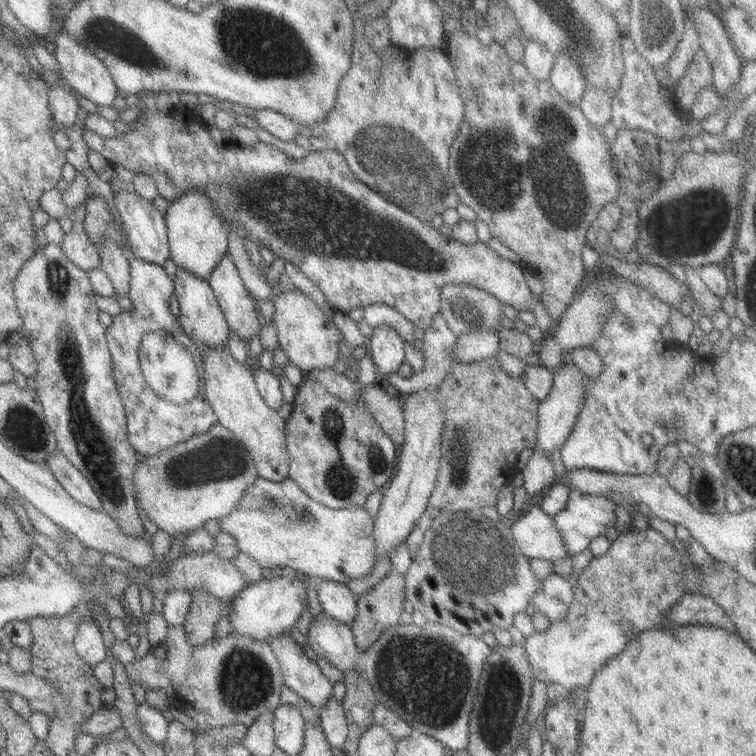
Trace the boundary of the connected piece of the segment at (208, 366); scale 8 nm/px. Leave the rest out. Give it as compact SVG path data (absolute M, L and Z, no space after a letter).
M201 348L203 350L202 383L205 389L205 399L208 401L213 413L217 416L217 422L242 443L253 458L257 476L270 482L280 482L288 479L289 456L286 448L286 427L285 419L278 415L278 411L270 408L260 396L255 385L255 376L249 369L249 363L240 364L229 353L228 348Z

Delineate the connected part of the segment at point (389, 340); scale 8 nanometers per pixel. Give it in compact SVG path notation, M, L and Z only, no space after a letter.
M374 328L367 338L367 347L380 377L396 373L404 364L404 344L405 340L393 328Z

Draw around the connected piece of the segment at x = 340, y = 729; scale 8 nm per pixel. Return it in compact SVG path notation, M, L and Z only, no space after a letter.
M332 697L320 712L320 725L327 743L332 749L340 750L349 733L342 704Z

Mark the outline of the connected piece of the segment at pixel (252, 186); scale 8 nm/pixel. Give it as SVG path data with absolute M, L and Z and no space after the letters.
M147 108L141 110L137 119L131 123L131 127L123 133L118 133L114 138L102 138L94 132L90 132L83 127L82 133L85 143L88 145L90 151L97 152L103 156L108 164L112 166L120 166L130 170L130 172L146 174L156 184L158 195L166 199L168 203L174 203L190 193L190 191L198 191L198 193L206 193L206 197L210 199L210 203L214 205L214 211L218 213L218 217L222 217L222 221L230 225L230 229L234 229L240 239L247 241L250 240L256 245L268 248L273 252L275 257L281 258L284 262L291 262L298 270L314 282L316 286L324 294L326 302L338 316L348 314L354 308L364 309L366 306L374 304L382 304L388 306L390 309L395 309L398 313L405 316L416 328L425 328L432 322L432 319L439 314L439 301L442 288L446 284L470 284L470 286L486 291L491 296L496 297L500 303L512 306L516 311L529 311L530 306L534 304L534 294L526 285L526 276L524 276L525 268L516 264L514 261L508 260L506 257L498 256L498 253L490 248L486 243L476 243L474 245L464 245L454 241L450 238L446 229L435 230L431 222L422 221L418 217L406 212L400 206L386 200L381 194L374 192L374 190L364 185L347 166L347 161L343 156L334 151L333 149L326 149L320 152L308 151L306 158L294 159L293 155L288 156L286 153L281 152L274 145L269 145L258 141L250 148L221 148L214 143L210 133L206 132L206 128L202 126L202 134L198 134L198 124L194 126L194 116L188 116L186 112L176 112L176 116L170 116L164 113L159 113L153 109Z

